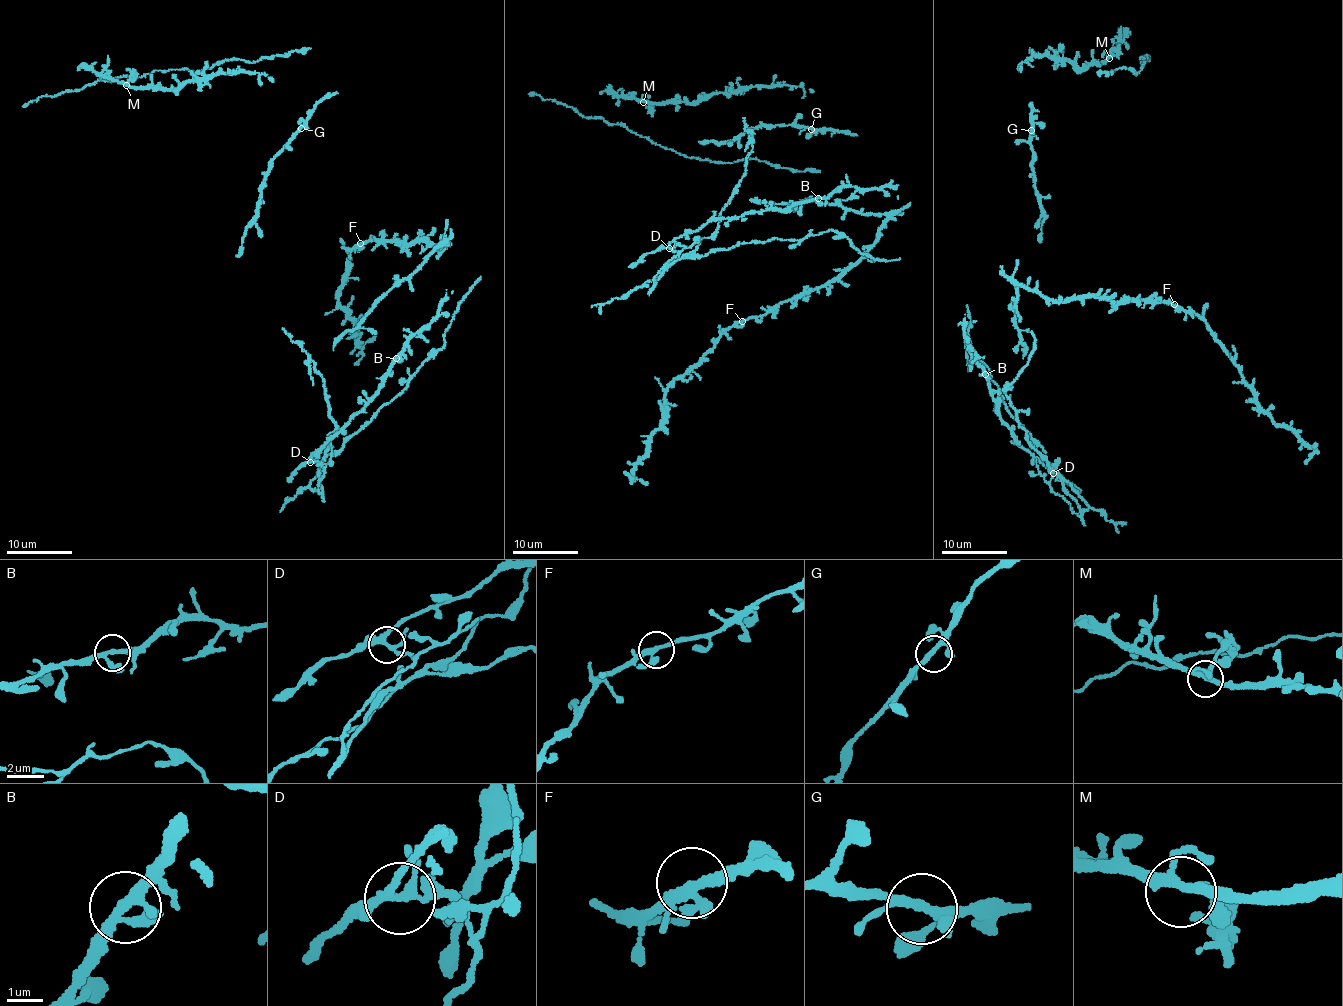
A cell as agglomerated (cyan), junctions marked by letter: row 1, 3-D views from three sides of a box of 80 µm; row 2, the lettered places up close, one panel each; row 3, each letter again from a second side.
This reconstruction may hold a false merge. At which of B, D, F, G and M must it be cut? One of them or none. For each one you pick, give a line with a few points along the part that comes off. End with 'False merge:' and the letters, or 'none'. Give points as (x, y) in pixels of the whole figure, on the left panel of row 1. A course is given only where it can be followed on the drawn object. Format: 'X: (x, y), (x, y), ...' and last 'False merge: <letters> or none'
D: (310, 463), (320, 465), (330, 454), (334, 454), (406, 386), (409, 377), (442, 346), (445, 329), (480, 276)
False merge: D

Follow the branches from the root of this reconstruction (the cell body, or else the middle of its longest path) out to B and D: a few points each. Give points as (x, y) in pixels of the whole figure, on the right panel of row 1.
B: (1039, 445), (1045, 460), (1056, 468), (1059, 481), (1018, 445), (1000, 417), (985, 374)
D: (1039, 445), (1045, 460), (1056, 468), (1060, 479), (1053, 478), (1052, 473)

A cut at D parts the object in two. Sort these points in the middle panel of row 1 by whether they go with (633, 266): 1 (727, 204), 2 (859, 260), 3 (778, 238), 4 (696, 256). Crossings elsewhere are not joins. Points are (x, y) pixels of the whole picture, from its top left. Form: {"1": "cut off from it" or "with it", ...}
{"1": "cut off from it", "2": "with it", "3": "cut off from it", "4": "cut off from it"}

